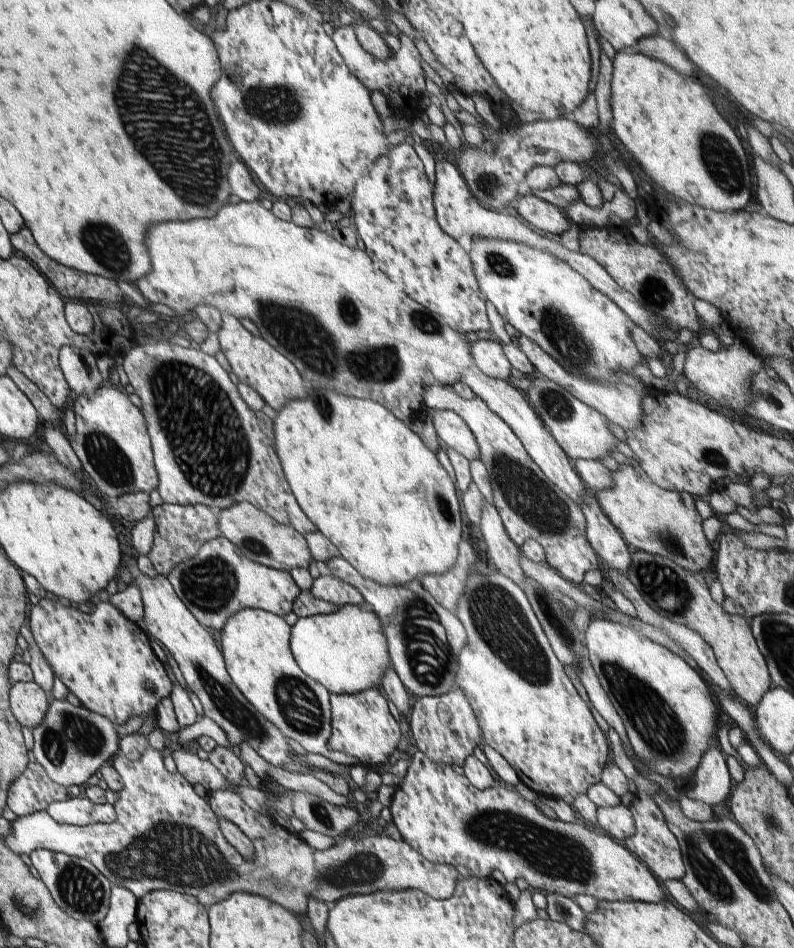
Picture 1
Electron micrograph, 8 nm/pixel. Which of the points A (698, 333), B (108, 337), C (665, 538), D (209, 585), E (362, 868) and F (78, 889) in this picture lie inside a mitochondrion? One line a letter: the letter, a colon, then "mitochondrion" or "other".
A: other
B: other
C: mitochondrion
D: mitochondrion
E: mitochondrion
F: mitochondrion

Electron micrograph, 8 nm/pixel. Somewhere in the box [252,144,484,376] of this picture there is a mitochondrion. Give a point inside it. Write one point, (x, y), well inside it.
(425, 322)

